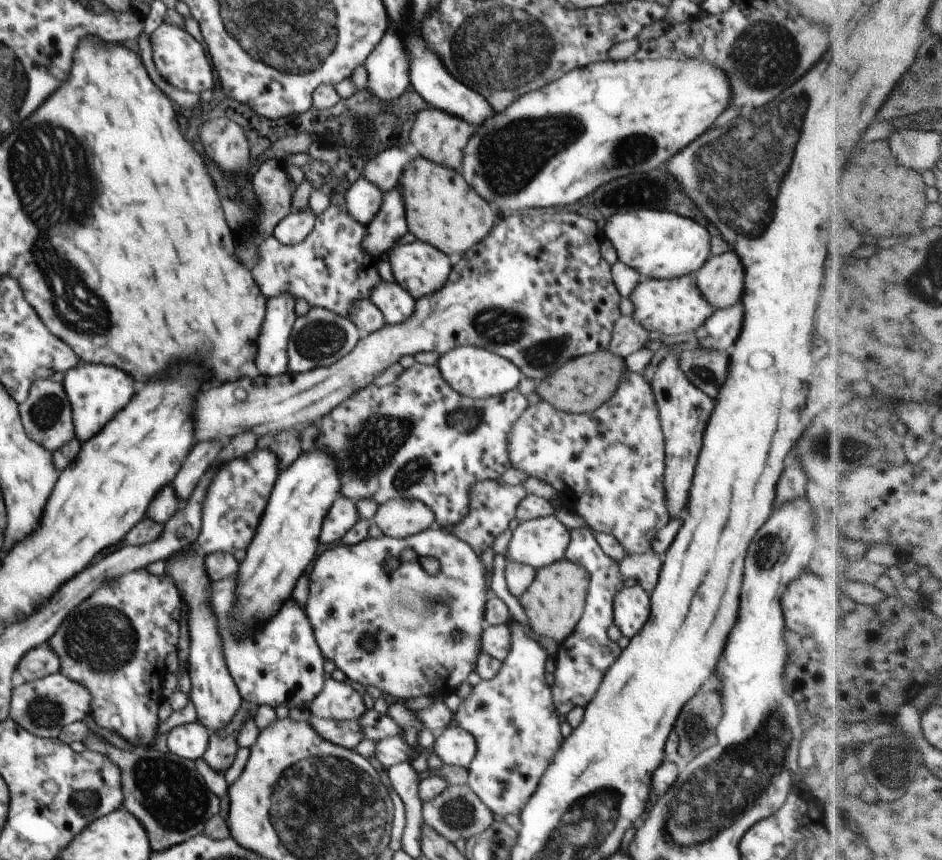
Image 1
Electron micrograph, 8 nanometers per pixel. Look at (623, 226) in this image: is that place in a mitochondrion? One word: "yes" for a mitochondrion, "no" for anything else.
no

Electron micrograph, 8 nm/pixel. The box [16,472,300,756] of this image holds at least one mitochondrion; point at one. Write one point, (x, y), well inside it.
(102, 638)

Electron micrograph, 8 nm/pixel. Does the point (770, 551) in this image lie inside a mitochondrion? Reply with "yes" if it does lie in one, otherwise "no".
yes

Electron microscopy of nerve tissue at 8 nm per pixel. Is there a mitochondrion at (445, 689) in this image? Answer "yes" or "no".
no

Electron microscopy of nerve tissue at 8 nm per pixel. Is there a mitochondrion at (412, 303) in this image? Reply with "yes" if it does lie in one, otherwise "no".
no

